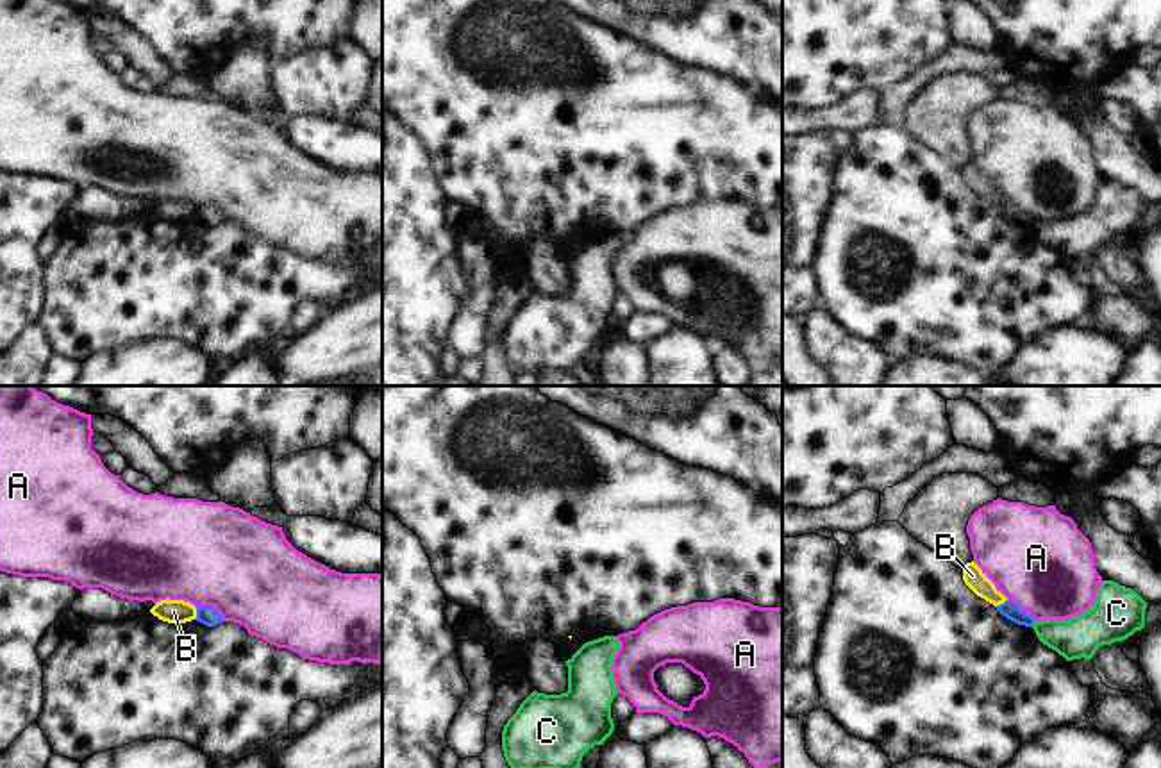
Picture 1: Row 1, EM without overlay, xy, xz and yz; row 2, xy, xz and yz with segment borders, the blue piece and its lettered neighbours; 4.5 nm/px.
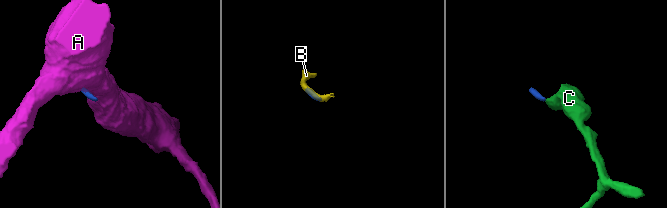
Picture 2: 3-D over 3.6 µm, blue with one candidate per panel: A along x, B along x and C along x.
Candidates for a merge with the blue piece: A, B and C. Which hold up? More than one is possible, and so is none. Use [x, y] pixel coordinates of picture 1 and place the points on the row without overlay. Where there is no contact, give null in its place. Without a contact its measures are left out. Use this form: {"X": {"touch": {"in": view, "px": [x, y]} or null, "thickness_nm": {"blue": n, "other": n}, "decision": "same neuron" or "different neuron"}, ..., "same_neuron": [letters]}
{"A": {"touch": {"in": "xy", "px": [211, 206]}, "thickness_nm": {"blue": 90, "other": 460}, "decision": "different neuron"}, "B": {"touch": {"in": "xy", "px": [197, 213]}, "thickness_nm": {"blue": 90, "other": 110}, "decision": "different neuron"}, "C": {"touch": {"in": "yz", "px": [1033, 224]}, "thickness_nm": {"blue": 80, "other": 190}, "decision": "same neuron"}, "same_neuron": ["C"]}

